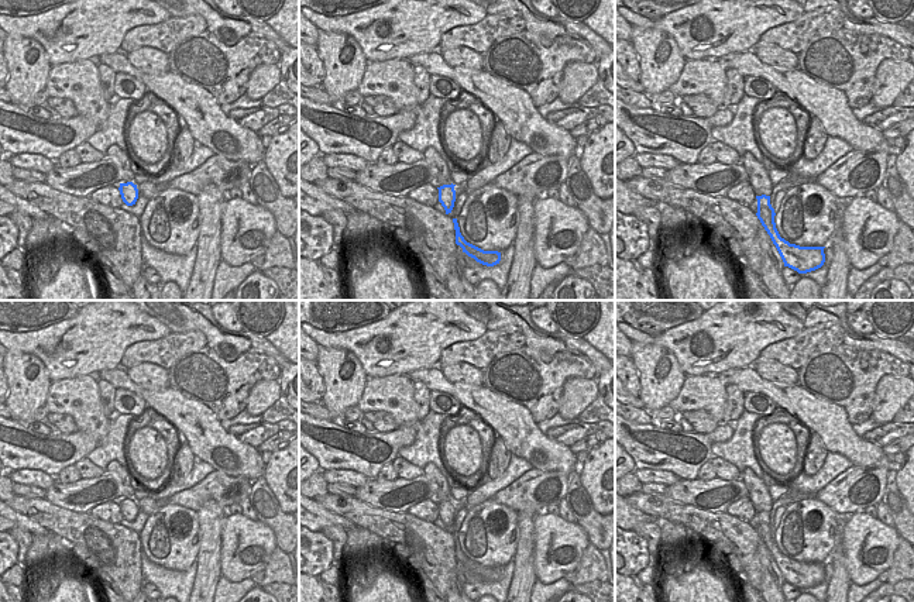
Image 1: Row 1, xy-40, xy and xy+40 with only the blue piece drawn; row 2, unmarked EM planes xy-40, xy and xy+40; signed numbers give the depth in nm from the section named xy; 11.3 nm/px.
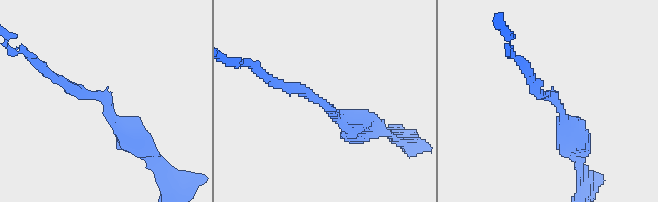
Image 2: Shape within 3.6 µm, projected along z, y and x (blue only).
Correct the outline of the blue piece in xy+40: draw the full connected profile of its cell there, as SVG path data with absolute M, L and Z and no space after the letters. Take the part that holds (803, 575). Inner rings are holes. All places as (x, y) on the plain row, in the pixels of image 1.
M762 510L757 515L757 534L770 551L773 560L776 561L784 582L788 582L798 589L807 589L821 584L825 578L825 563L800 563L790 560L780 553L776 539L774 539L774 524L770 520L770 512Z

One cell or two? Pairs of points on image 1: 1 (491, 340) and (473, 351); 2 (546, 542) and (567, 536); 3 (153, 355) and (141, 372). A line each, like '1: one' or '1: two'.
1: one
2: one
3: two

